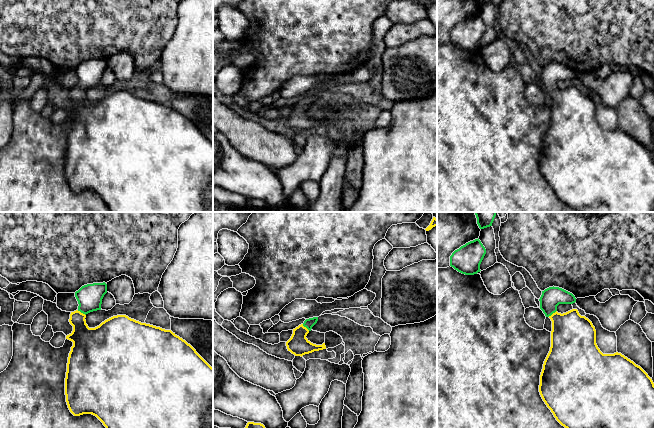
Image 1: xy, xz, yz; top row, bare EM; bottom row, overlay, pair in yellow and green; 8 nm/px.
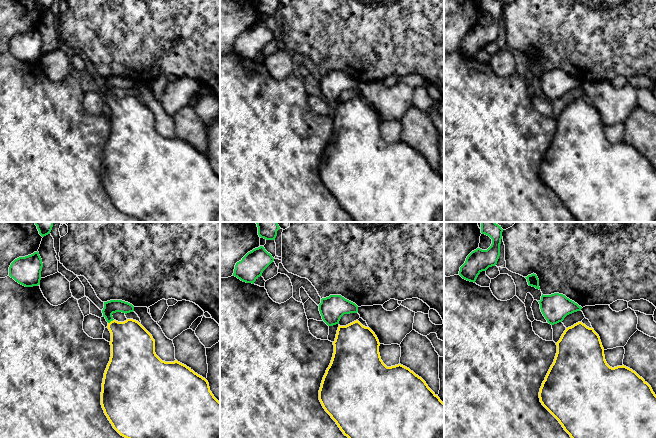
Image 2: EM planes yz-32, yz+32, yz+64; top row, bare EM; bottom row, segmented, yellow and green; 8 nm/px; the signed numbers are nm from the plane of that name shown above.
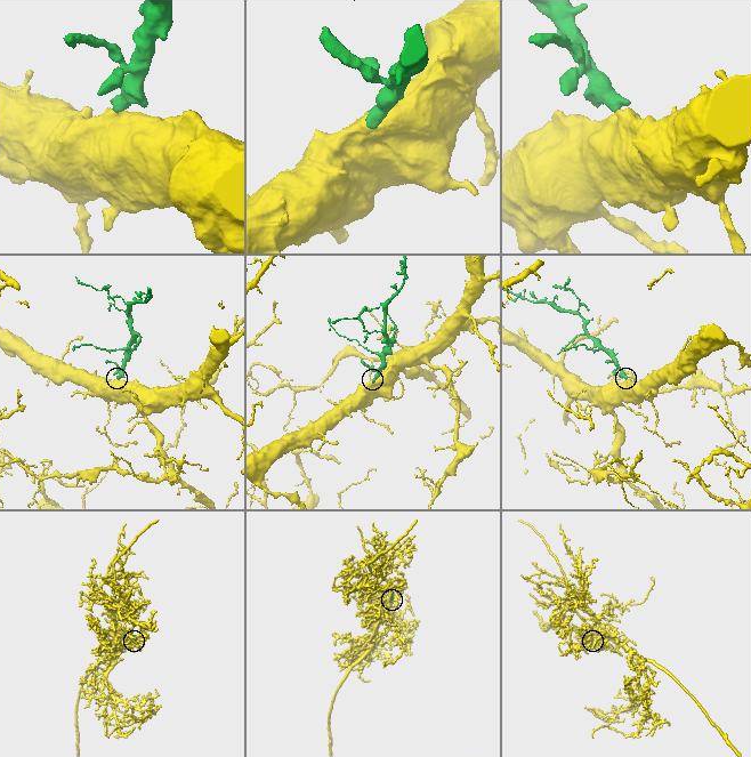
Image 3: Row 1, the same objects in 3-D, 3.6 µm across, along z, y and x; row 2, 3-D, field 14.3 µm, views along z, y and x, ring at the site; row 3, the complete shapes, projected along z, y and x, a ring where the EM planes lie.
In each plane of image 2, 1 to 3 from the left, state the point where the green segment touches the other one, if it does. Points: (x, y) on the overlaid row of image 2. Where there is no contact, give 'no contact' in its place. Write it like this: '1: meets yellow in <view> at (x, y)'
1: meets yellow in yz-32 at (111, 321)
2: no contact
3: no contact

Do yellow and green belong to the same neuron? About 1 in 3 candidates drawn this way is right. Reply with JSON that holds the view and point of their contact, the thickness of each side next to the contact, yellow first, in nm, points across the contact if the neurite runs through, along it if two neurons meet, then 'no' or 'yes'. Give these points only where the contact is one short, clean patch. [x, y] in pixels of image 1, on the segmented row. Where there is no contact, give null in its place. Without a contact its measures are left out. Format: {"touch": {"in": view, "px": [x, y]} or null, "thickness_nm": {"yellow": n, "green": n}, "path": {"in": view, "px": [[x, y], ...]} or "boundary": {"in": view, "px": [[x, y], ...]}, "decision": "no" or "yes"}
{"touch": {"in": "xy", "px": [80, 312]}, "thickness_nm": {"yellow": 240, "green": 200}, "path": {"in": "xy", "px": [[88, 342], [81, 334], [80, 312], [87, 304], [89, 297]]}, "decision": "yes"}

